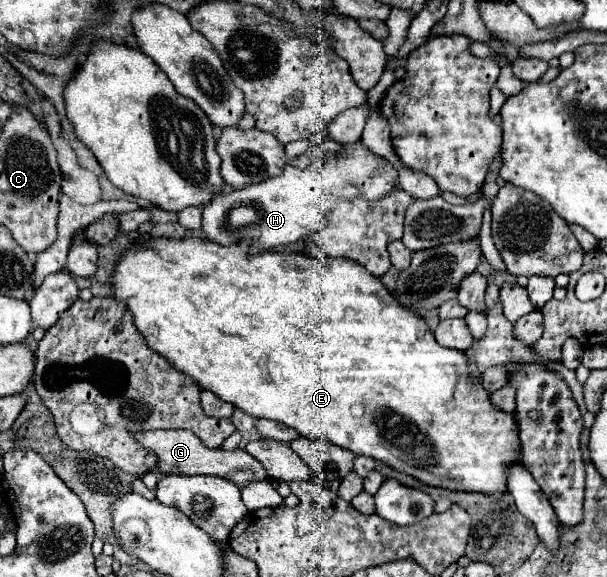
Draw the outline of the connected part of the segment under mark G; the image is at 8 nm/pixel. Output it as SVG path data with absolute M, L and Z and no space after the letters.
M144 431L138 433L136 439L150 451L154 451L160 457L160 471L162 473L188 473L188 475L216 475L230 479L240 489L254 481L268 479L266 469L248 453L242 449L224 451L224 449L208 449L198 435L192 431Z

